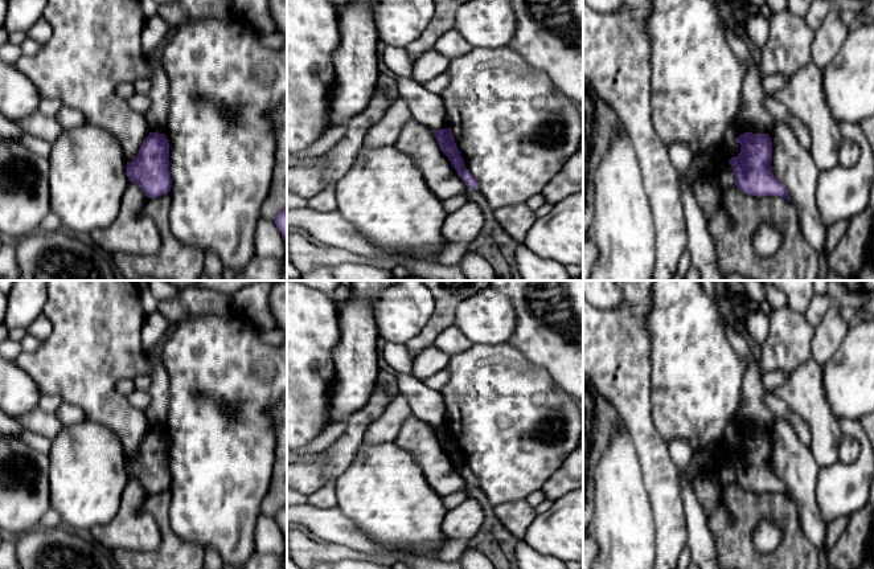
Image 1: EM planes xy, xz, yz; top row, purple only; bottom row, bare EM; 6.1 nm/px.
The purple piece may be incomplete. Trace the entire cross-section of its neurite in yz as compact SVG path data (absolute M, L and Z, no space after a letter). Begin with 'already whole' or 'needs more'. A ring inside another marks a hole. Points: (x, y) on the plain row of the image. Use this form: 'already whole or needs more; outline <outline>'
already whole; outline M744 429L734 437L742 443L740 449L729 457L735 471L735 483L746 491L756 494L780 492L791 498L787 484L772 470L772 438L770 431Z

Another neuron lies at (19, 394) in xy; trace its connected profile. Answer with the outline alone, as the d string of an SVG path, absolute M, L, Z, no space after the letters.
M0 356L0 410L12 418L38 408L42 392L15 361Z

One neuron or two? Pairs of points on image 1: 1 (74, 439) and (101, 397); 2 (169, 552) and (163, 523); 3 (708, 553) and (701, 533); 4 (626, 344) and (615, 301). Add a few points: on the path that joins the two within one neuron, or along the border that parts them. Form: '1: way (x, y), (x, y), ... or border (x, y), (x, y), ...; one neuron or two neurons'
1: border (87, 418), (109, 428), (115, 434); two neurons
2: way (169, 545), (165, 529); one neuron
3: way (702, 548), (701, 539); one neuron
4: border (623, 294), (624, 303), (622, 306), (596, 307); two neurons

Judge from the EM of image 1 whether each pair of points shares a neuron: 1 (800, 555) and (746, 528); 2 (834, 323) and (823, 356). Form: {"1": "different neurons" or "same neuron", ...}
{"1": "same neuron", "2": "same neuron"}

